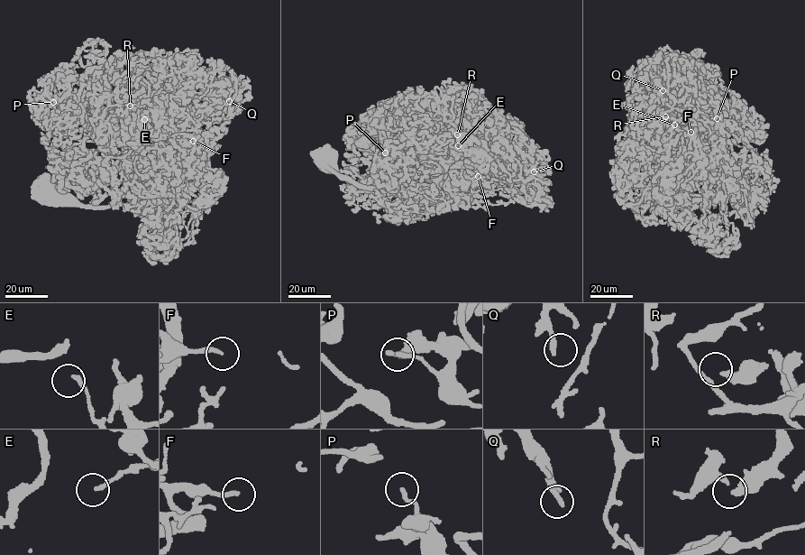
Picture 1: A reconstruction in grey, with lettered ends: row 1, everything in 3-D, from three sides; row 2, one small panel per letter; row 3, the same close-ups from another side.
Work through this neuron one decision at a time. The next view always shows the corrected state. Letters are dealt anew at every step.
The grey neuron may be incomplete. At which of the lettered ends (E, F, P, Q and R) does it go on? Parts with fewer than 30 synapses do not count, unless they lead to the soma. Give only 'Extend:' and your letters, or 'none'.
Extend: F

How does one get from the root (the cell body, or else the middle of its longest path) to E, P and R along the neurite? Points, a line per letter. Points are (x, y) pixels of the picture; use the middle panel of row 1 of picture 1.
E: (324, 159), (336, 173), (363, 186), (379, 187), (427, 159), (431, 145), (459, 159), (461, 150), (458, 145)
P: (324, 159), (336, 173), (379, 187), (407, 175), (428, 152), (424, 146), (395, 158), (385, 152)
R: (324, 159), (336, 173), (379, 187), (427, 159), (431, 145), (441, 151), (462, 134), (457, 134)

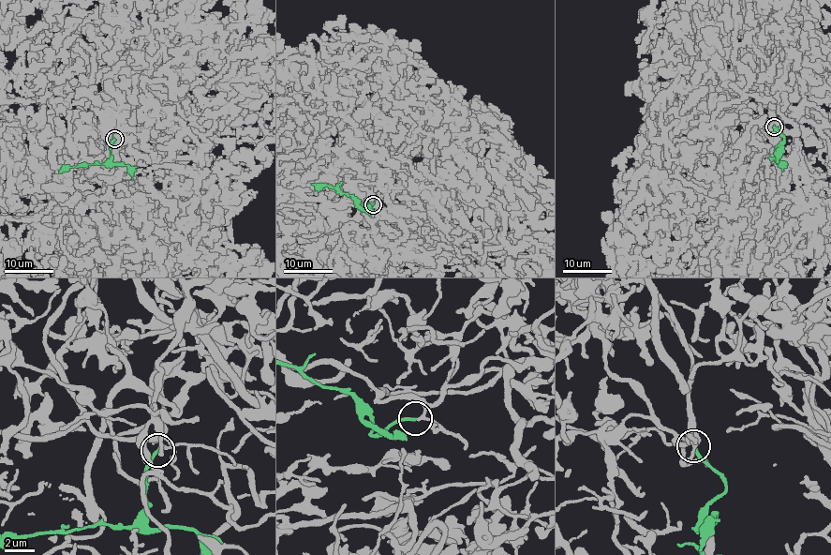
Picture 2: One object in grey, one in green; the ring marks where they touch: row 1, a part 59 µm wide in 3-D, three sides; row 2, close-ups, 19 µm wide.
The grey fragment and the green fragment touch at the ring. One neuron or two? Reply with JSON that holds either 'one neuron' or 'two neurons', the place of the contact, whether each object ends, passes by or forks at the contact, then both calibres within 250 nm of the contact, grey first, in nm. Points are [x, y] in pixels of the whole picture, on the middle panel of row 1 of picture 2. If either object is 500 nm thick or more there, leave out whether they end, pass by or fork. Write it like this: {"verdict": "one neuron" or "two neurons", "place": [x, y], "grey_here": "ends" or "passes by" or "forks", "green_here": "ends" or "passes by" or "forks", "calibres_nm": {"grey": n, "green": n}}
{"verdict": "one neuron", "place": [373, 204], "grey_here": "passes by", "green_here": "ends", "calibres_nm": {"grey": 180, "green": 200}}

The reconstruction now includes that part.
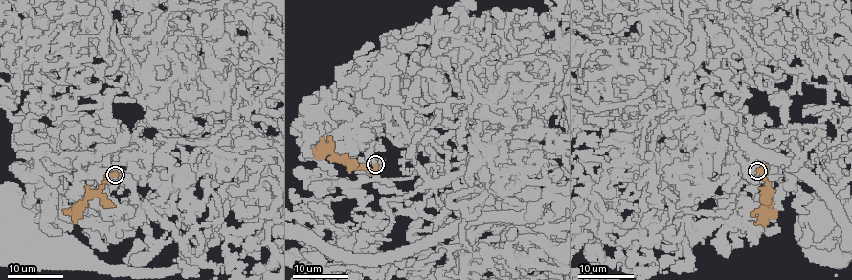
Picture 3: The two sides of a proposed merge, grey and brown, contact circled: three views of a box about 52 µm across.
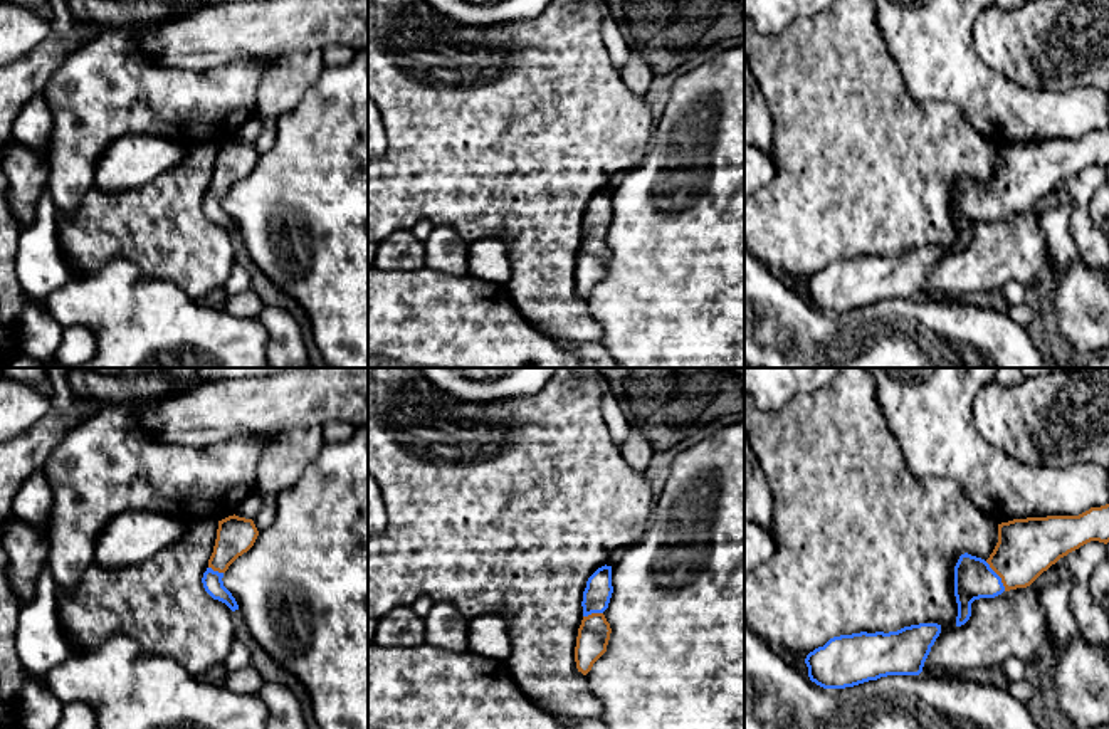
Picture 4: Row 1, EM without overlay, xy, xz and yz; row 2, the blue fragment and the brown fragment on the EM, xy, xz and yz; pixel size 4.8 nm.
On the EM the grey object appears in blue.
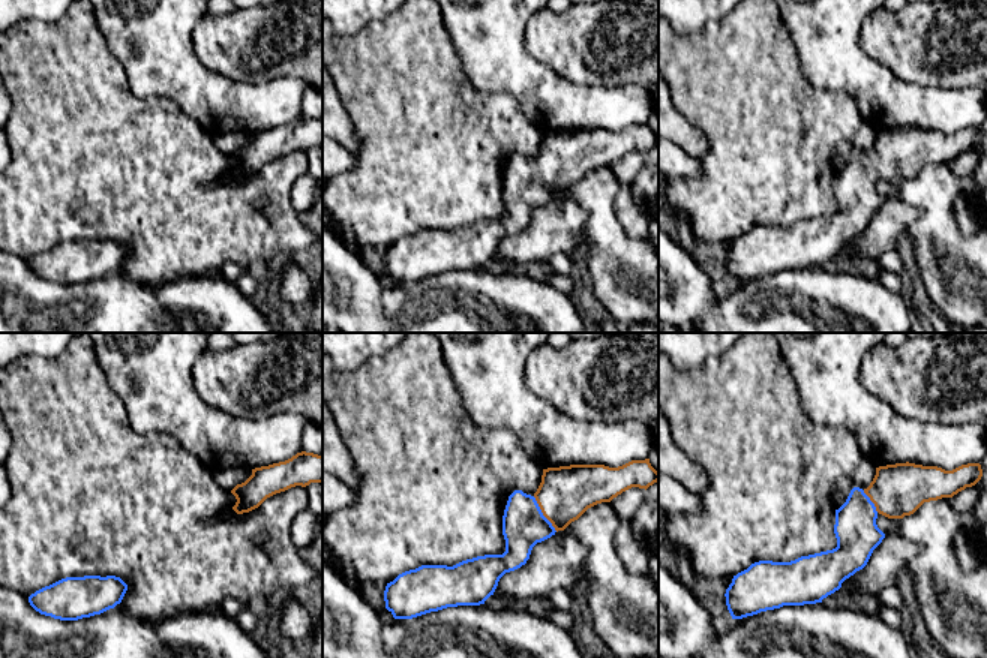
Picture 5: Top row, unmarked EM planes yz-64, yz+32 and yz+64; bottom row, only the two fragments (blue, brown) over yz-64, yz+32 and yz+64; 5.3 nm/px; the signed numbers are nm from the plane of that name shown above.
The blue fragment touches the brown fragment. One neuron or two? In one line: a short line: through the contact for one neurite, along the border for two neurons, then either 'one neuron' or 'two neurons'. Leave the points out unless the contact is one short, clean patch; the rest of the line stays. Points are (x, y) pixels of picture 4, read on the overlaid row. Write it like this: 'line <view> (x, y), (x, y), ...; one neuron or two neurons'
line yz (973, 578), (998, 576), (1025, 548); one neuron

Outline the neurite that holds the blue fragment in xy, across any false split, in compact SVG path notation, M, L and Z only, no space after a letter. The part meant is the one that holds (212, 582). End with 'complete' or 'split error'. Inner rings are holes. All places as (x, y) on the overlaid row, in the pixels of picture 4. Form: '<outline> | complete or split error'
M234 514L218 521L213 553L208 559L208 568L203 573L202 583L213 600L225 603L232 611L239 610L239 605L223 586L222 578L229 566L254 546L257 536L259 531L252 519Z | split error

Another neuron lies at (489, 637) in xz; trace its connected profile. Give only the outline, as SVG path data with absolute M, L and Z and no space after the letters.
M484 615L469 621L469 652L509 663L511 658L509 621L501 615Z

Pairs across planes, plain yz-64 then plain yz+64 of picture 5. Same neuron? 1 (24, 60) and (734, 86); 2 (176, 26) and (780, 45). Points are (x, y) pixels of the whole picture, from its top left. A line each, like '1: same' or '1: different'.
1: same
2: different

